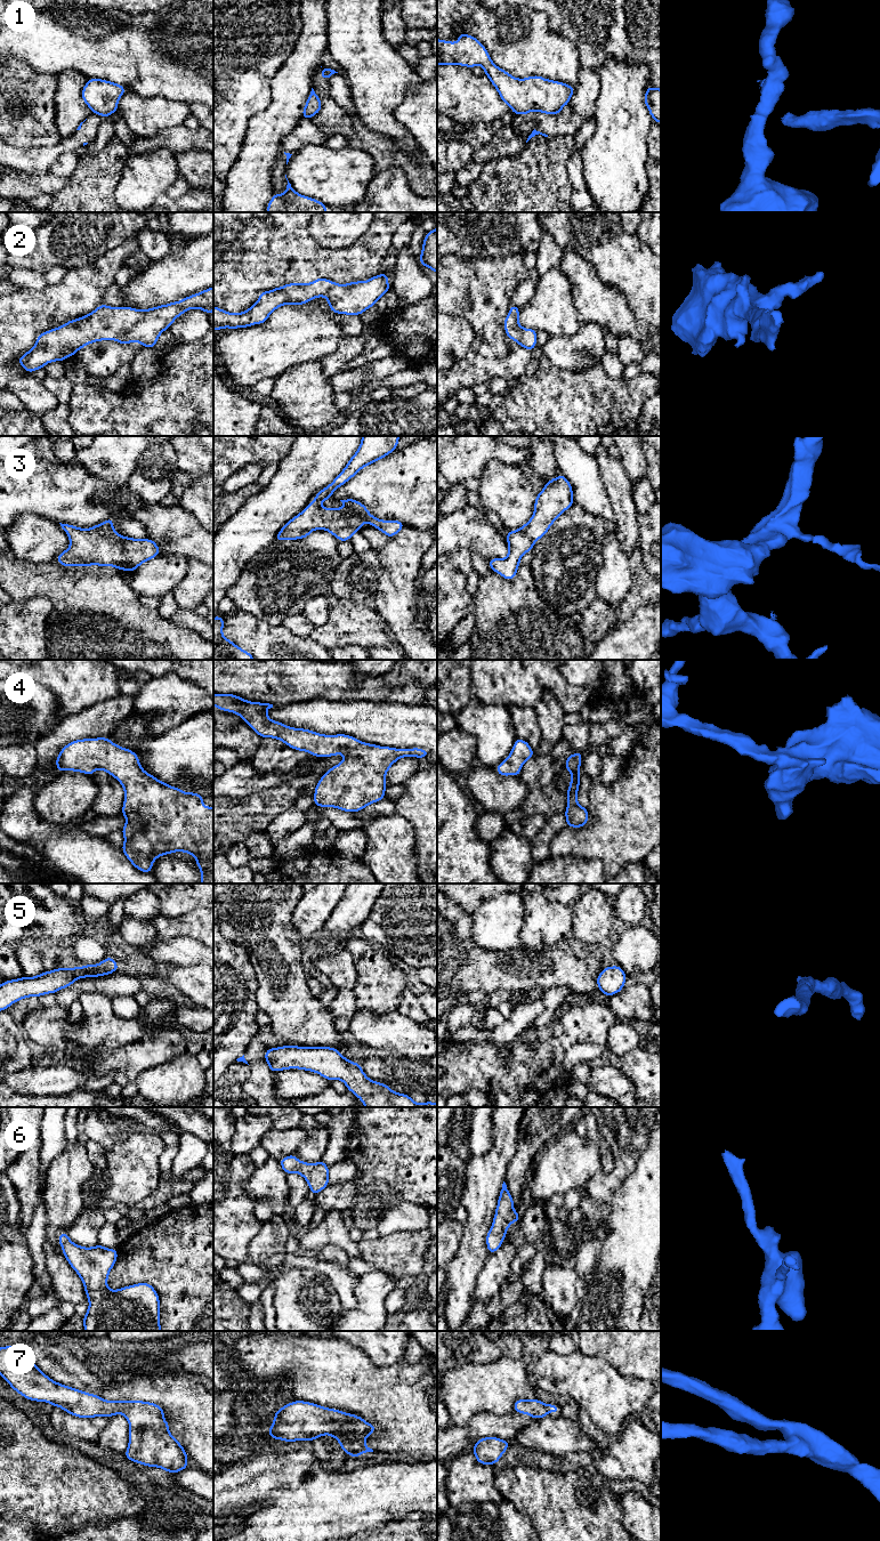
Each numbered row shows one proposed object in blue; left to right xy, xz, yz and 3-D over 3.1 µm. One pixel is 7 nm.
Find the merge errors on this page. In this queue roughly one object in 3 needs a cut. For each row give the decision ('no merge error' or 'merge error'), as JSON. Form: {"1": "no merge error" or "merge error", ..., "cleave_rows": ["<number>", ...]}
{"1": "merge error", "2": "no merge error", "3": "no merge error", "4": "no merge error", "5": "no merge error", "6": "no merge error", "7": "no merge error", "cleave_rows": ["1"]}

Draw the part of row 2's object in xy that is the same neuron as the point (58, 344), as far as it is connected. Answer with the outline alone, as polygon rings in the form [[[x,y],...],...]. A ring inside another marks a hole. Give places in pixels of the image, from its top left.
[[[213,287],[176,302],[154,308],[110,307],[100,305],[90,314],[74,318],[56,329],[39,333],[35,345],[18,358],[18,363],[32,373],[50,362],[64,361],[84,346],[115,340],[121,345],[140,342],[154,348],[160,334],[187,309],[213,312]]]

